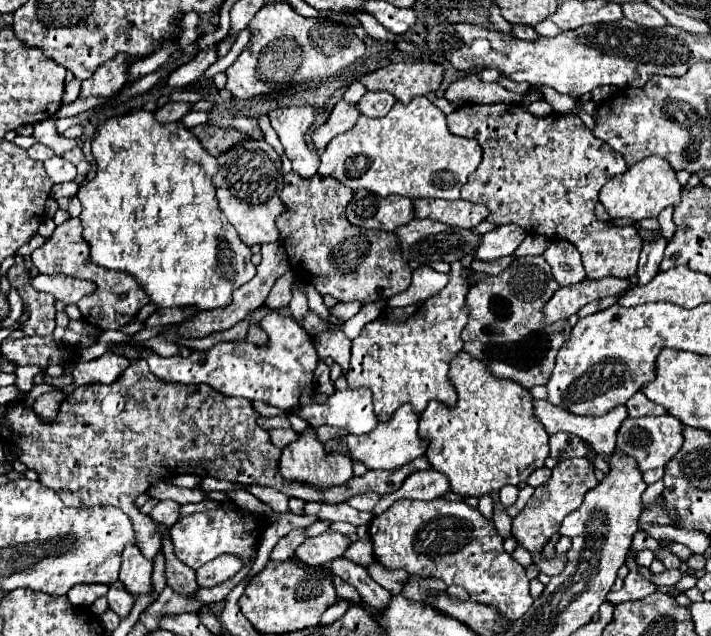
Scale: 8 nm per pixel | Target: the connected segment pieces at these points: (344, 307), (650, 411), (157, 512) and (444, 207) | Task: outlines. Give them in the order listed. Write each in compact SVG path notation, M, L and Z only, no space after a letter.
M336 304L336 306L332 306L330 308L330 312L332 312L332 316L336 316L338 320L350 320L352 316L356 316L358 314L358 310L362 308L362 304Z
M636 392L636 394L626 402L626 406L628 406L628 416L632 416L632 418L660 416L666 414L664 406L654 404L654 402L648 400L642 392Z
M160 500L154 508L152 508L152 518L160 524L166 524L166 526L174 526L180 518L180 504L174 502L174 500Z
M418 198L412 200L412 204L414 204L414 218L430 218L458 228L478 226L488 216L488 208L466 200L446 202L446 200Z

